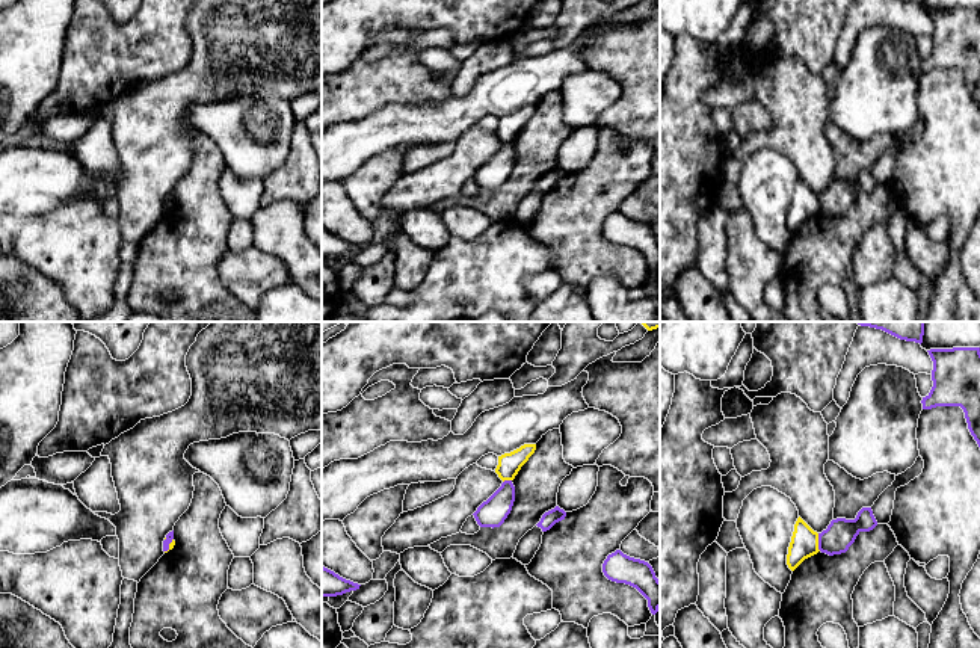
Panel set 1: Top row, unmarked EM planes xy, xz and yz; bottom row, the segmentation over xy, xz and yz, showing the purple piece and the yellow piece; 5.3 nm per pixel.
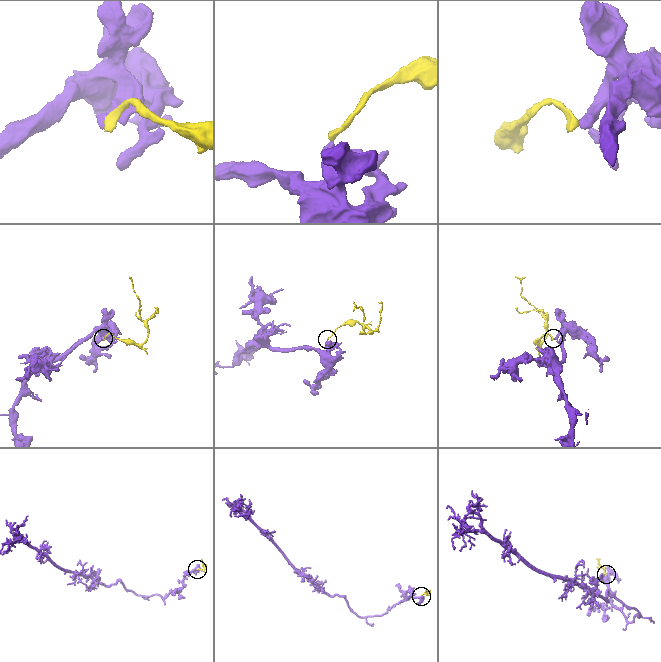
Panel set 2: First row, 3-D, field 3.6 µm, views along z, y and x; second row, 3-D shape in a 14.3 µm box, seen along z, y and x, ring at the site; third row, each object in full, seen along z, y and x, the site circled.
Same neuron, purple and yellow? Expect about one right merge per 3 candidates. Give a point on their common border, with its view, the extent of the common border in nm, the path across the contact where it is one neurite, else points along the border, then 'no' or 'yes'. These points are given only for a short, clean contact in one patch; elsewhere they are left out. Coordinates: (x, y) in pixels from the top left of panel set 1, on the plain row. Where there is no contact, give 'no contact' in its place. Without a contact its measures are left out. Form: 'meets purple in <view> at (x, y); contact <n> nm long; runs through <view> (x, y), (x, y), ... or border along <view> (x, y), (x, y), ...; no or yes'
meets purple in yz at (819, 204); contact 100 nm long; border along yz (817, 195), (817, 209), (820, 212); no

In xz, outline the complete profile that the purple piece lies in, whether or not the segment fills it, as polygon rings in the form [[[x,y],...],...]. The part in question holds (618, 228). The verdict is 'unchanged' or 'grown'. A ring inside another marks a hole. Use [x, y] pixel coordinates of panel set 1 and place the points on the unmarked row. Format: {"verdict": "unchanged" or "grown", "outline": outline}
{"verdict": "unchanged", "outline": [[[616,211],[604,222],[602,234],[612,243],[636,249],[648,261],[651,275],[655,276],[658,273],[660,242],[648,224],[630,219],[621,211]]]}

